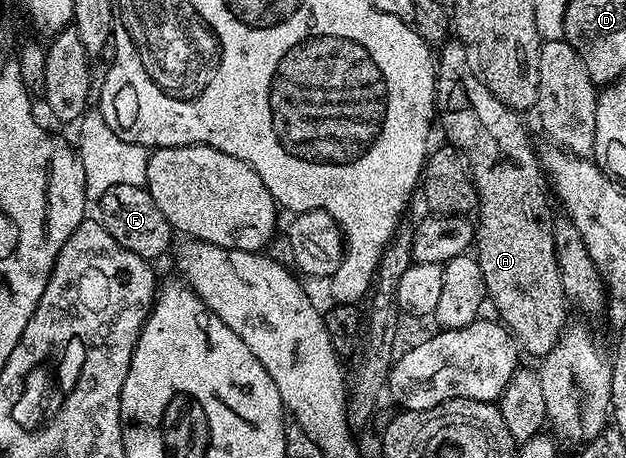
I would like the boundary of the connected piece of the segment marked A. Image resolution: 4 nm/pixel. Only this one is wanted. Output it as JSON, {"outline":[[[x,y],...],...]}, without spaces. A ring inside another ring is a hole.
{"outline":[[[457,39],[448,40],[437,53],[435,111],[438,124],[443,124],[443,133],[447,136],[444,138],[467,158],[471,178],[479,196],[479,221],[477,220],[475,230],[473,253],[481,267],[490,304],[495,304],[495,309],[499,312],[498,320],[511,330],[520,350],[524,354],[532,353],[536,359],[542,359],[553,351],[569,324],[569,302],[562,289],[561,271],[558,269],[555,254],[553,214],[551,215],[551,209],[547,206],[549,187],[545,182],[537,149],[535,153],[531,146],[531,137],[523,126],[524,118],[505,103],[501,103],[501,99],[497,99],[497,95],[493,95],[493,91],[485,87],[471,63],[467,49]]]}

